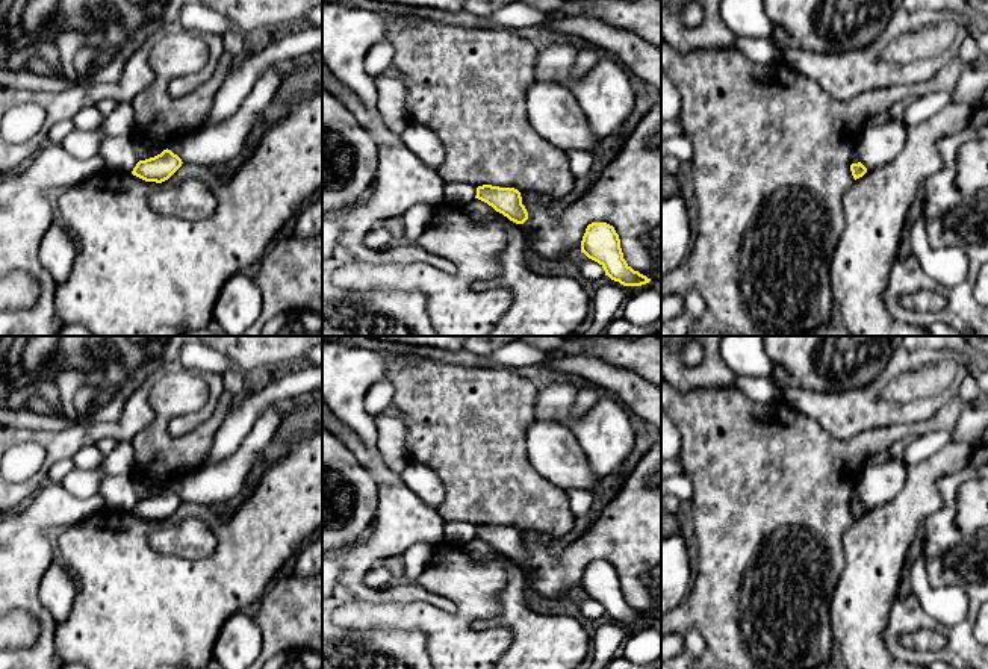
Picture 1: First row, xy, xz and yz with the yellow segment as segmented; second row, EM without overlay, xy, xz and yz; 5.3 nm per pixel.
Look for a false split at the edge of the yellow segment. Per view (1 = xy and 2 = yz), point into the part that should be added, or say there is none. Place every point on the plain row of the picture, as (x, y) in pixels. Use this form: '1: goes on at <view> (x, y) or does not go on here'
1: does not go on here
2: does not go on here

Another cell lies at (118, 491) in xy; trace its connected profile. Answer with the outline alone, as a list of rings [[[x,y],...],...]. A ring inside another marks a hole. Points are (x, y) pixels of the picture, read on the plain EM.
[[[126,474],[106,475],[98,493],[104,498],[106,507],[113,512],[132,513],[139,501],[132,477]]]

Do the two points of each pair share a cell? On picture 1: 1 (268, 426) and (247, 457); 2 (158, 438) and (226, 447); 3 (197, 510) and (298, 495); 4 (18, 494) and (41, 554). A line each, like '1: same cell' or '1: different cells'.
1: same cell
2: different cells
3: same cell
4: different cells

